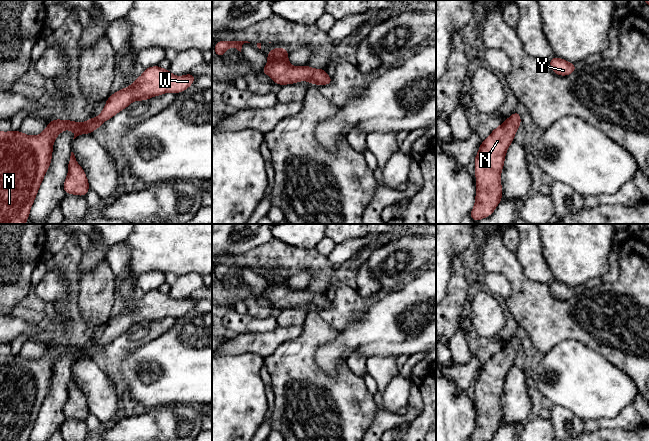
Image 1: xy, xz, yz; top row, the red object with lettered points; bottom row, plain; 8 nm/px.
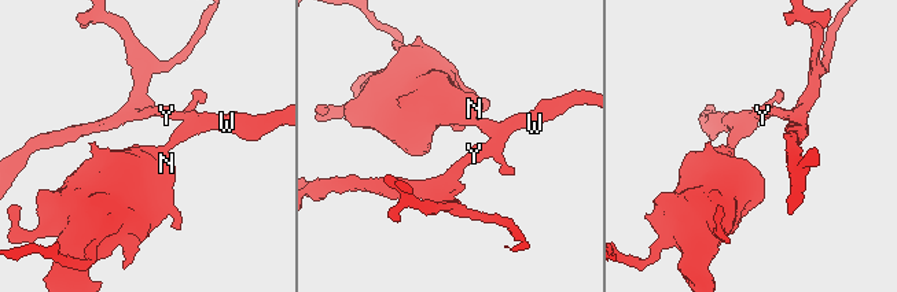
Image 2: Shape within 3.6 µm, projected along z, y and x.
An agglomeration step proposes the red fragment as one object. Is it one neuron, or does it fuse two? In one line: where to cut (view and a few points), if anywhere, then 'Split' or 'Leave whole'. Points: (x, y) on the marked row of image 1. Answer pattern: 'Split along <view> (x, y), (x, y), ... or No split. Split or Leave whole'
No split. Leave whole

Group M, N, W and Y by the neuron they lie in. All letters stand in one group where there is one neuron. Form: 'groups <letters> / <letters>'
groups M N W Y

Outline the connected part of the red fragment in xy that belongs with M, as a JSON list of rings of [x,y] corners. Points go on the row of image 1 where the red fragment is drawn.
[[[158,65],[148,67],[130,87],[121,88],[109,96],[98,117],[84,123],[53,119],[37,136],[26,135],[19,130],[0,131],[0,224],[25,224],[28,220],[52,160],[54,141],[62,131],[71,130],[73,139],[81,134],[92,134],[133,101],[145,101],[167,92],[178,94],[194,81],[192,72],[174,76],[169,69]]]

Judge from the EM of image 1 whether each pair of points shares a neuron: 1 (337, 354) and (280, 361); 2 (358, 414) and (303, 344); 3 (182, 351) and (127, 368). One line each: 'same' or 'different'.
1: different
2: same
3: same

